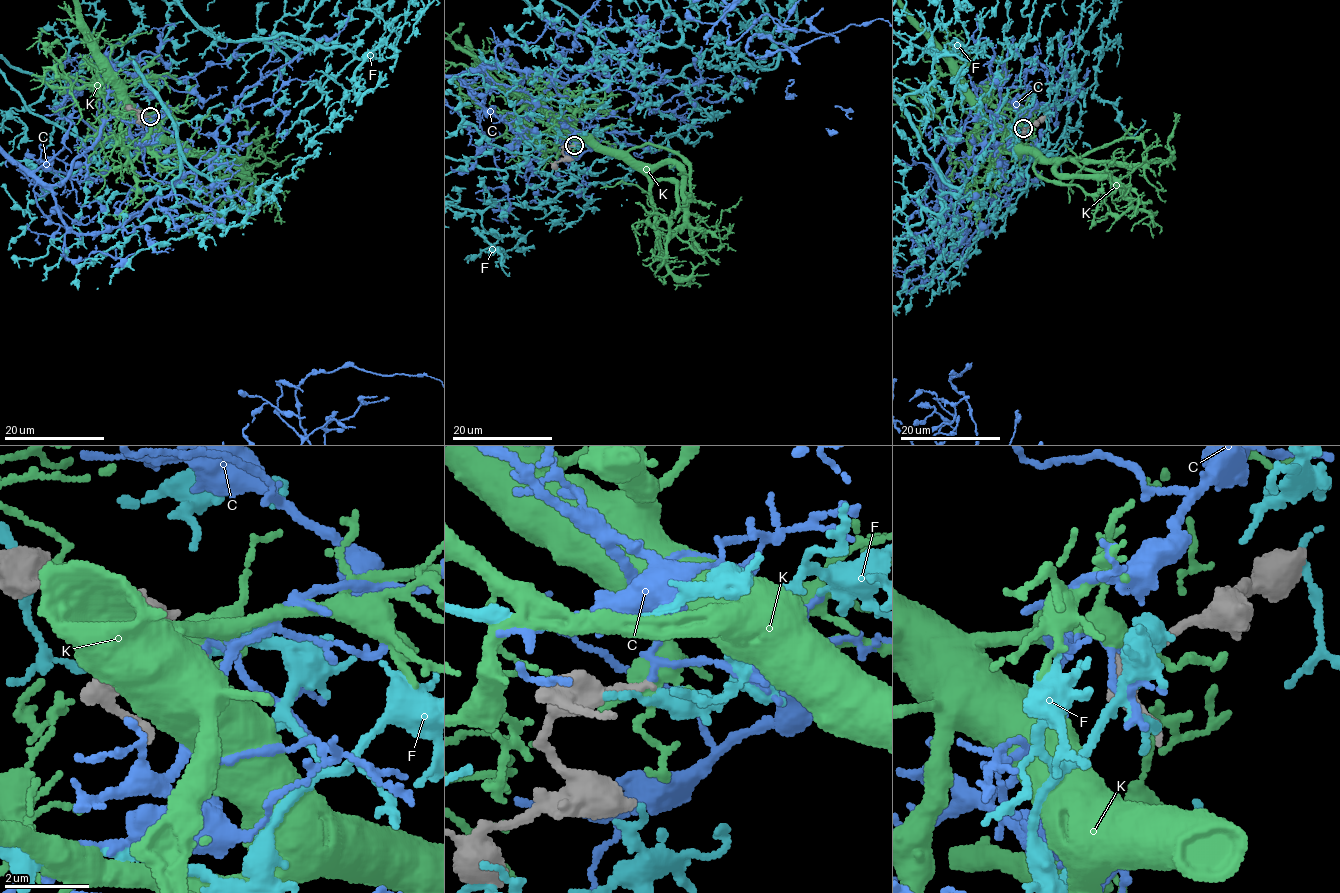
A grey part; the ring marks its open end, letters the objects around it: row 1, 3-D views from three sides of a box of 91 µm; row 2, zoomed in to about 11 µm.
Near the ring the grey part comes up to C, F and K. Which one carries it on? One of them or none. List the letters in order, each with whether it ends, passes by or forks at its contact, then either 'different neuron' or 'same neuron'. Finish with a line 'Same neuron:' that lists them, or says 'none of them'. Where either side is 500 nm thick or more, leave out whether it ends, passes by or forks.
C: it passes by; same neuron
F: it passes by; different neuron
K: it forks there; different neuron
Same neuron: C

